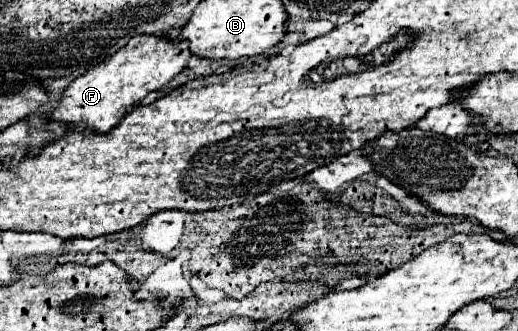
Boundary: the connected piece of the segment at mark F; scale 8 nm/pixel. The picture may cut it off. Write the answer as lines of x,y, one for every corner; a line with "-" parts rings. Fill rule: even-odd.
137,35
115,55
107,57
97,67
89,69
77,77
63,91
61,101
45,117
49,121
59,121
65,125
87,125
95,133
107,133
113,129
129,109
133,109
147,93
159,91
167,85
177,73
185,69
185,63
191,59
189,43
169,41
153,35

